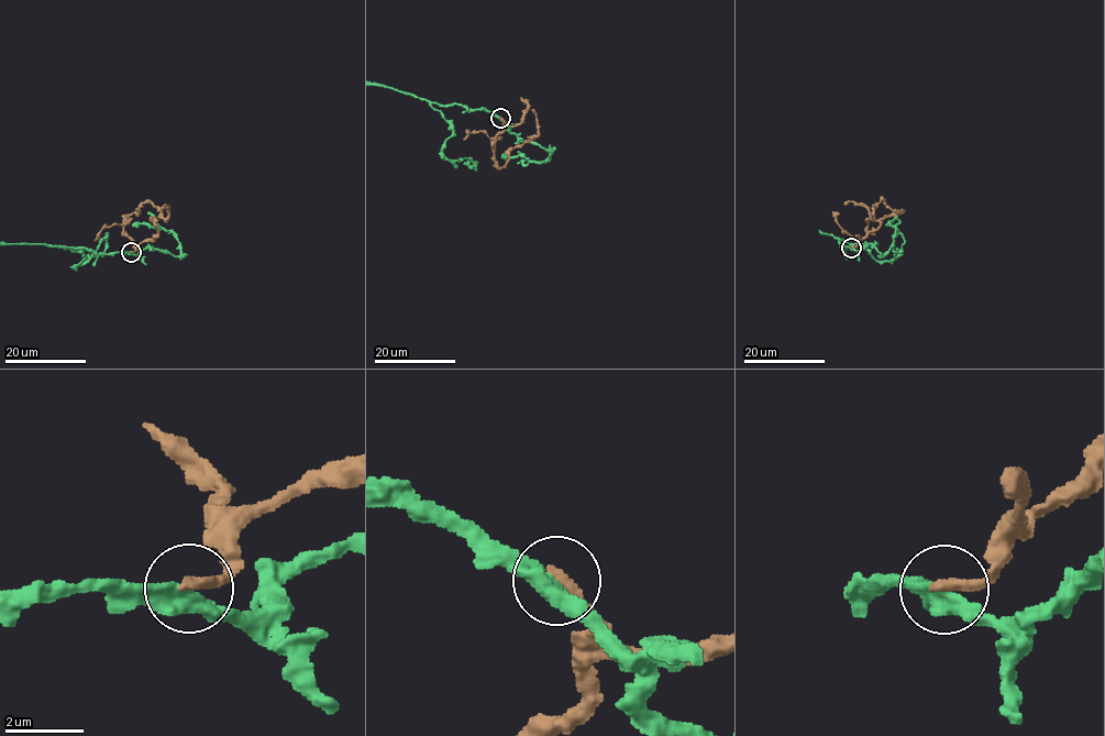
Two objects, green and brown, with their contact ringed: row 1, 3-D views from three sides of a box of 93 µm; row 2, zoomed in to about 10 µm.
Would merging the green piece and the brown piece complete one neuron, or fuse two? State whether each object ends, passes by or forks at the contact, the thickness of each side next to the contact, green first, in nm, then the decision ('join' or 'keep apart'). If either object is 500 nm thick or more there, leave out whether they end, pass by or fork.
green passes by; brown ends there; 440 nm thick on the green side, 320 nm on the other; keep apart

